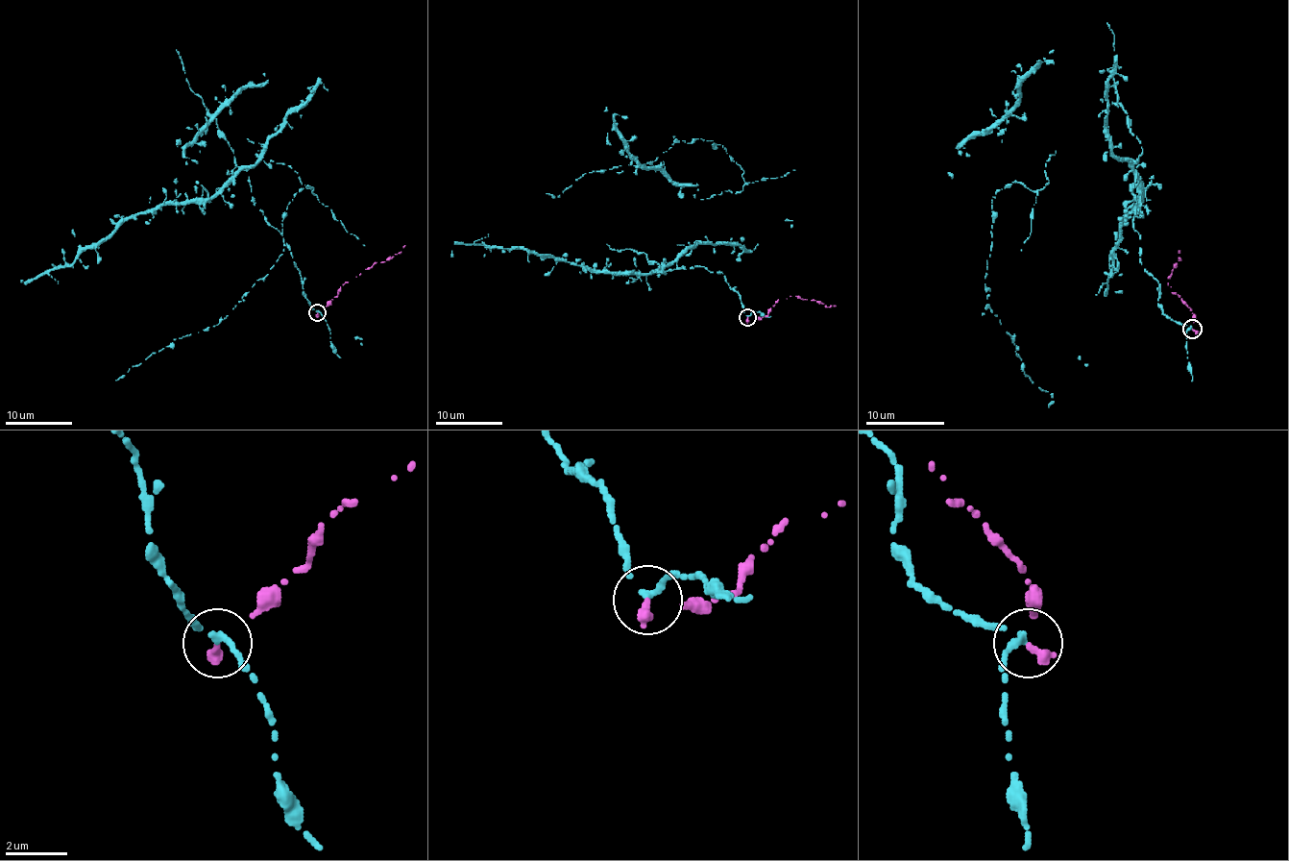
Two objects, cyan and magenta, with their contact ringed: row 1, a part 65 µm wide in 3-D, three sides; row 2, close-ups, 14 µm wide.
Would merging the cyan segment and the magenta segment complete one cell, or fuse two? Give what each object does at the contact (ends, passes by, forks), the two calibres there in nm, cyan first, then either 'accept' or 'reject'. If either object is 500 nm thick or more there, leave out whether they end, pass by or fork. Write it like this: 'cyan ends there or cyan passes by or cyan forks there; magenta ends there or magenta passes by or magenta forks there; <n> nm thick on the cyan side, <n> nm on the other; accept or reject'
cyan passes by; magenta ends there; 190 nm thick on the cyan side, 320 nm on the other; reject

